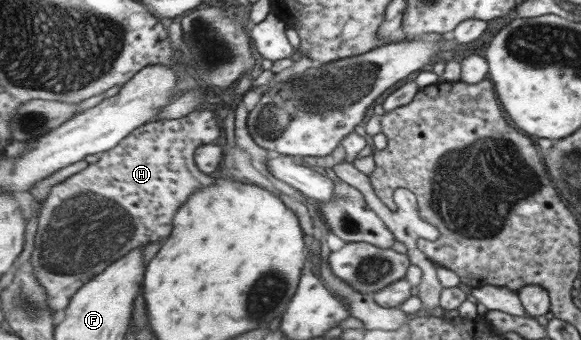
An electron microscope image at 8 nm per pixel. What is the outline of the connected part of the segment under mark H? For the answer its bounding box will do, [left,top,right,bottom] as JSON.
[31,110,221,312]

